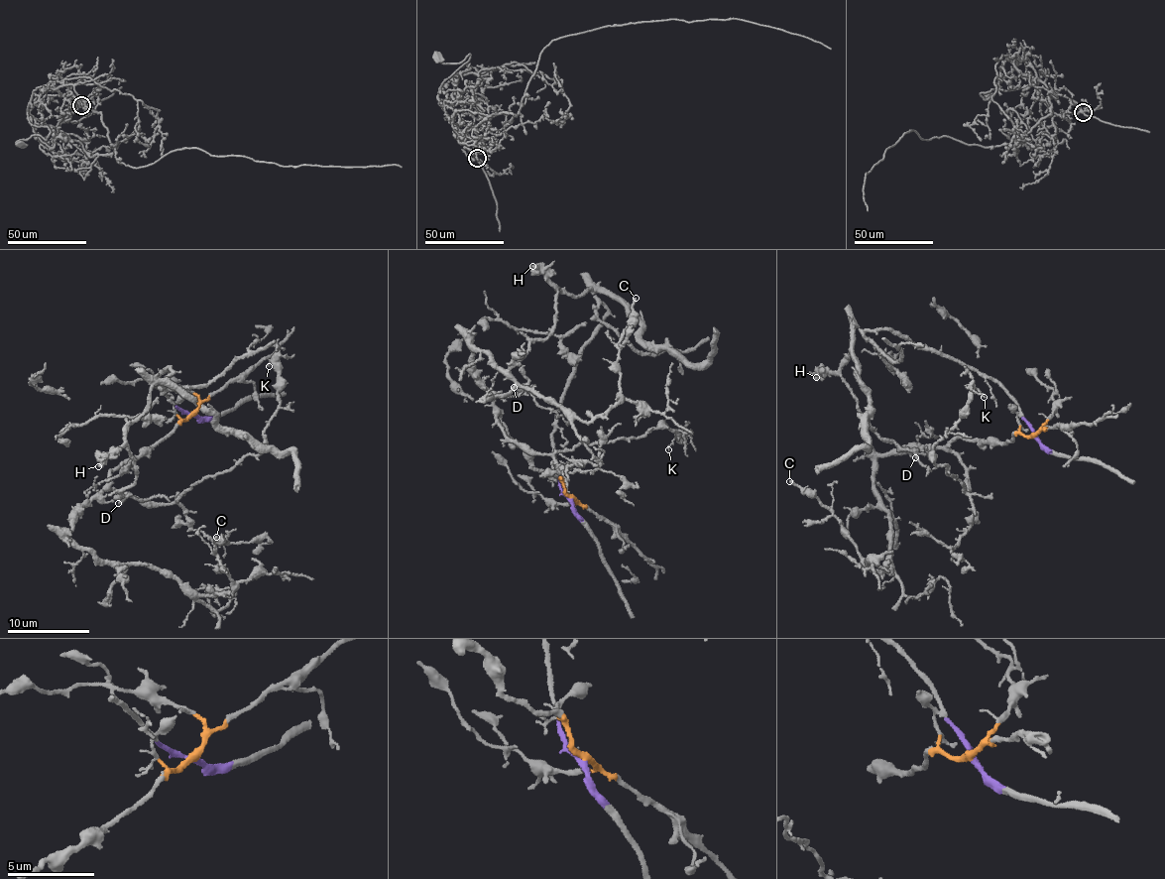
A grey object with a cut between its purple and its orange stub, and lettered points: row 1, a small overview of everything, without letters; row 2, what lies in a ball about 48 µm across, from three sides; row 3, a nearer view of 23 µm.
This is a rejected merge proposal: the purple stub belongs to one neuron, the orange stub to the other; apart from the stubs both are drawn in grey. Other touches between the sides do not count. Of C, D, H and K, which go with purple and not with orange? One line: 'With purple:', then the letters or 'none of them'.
With purple: D, H

